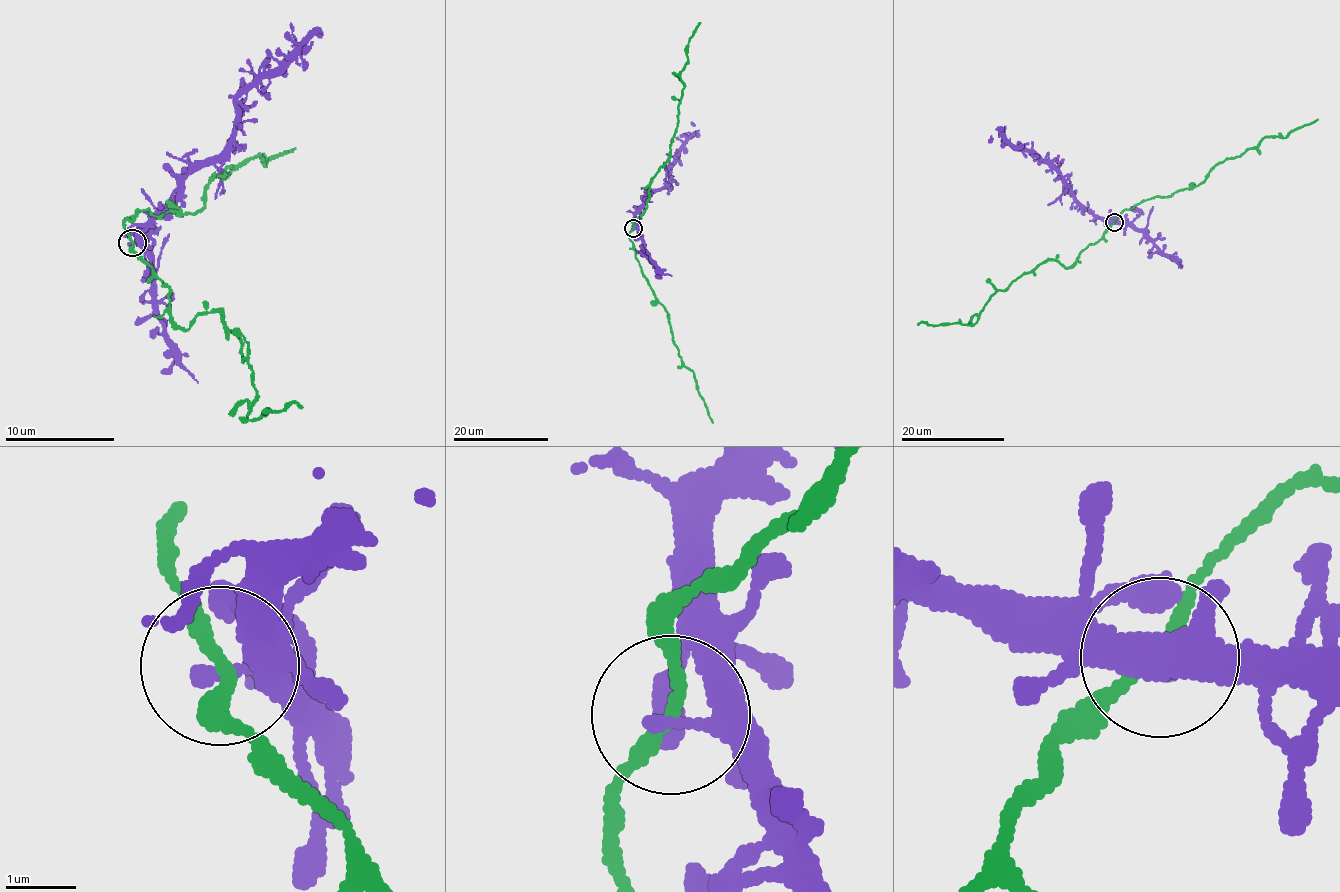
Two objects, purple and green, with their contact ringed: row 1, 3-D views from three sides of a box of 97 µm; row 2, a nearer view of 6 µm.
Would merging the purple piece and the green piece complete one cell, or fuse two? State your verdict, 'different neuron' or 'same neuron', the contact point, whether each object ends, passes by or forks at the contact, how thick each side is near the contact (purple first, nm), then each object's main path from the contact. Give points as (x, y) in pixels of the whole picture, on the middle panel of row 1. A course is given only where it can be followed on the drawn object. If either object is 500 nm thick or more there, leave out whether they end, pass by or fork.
same neuron | (633, 228) | purple passes by | green passes by | 240/170 nm | purple via (633, 229), (635, 212), (643, 201), (669, 179), (668, 166), (693, 132), (691, 121) | green via (633, 228), (647, 207), (650, 181), (668, 158), (684, 85), (681, 70), (700, 23)

